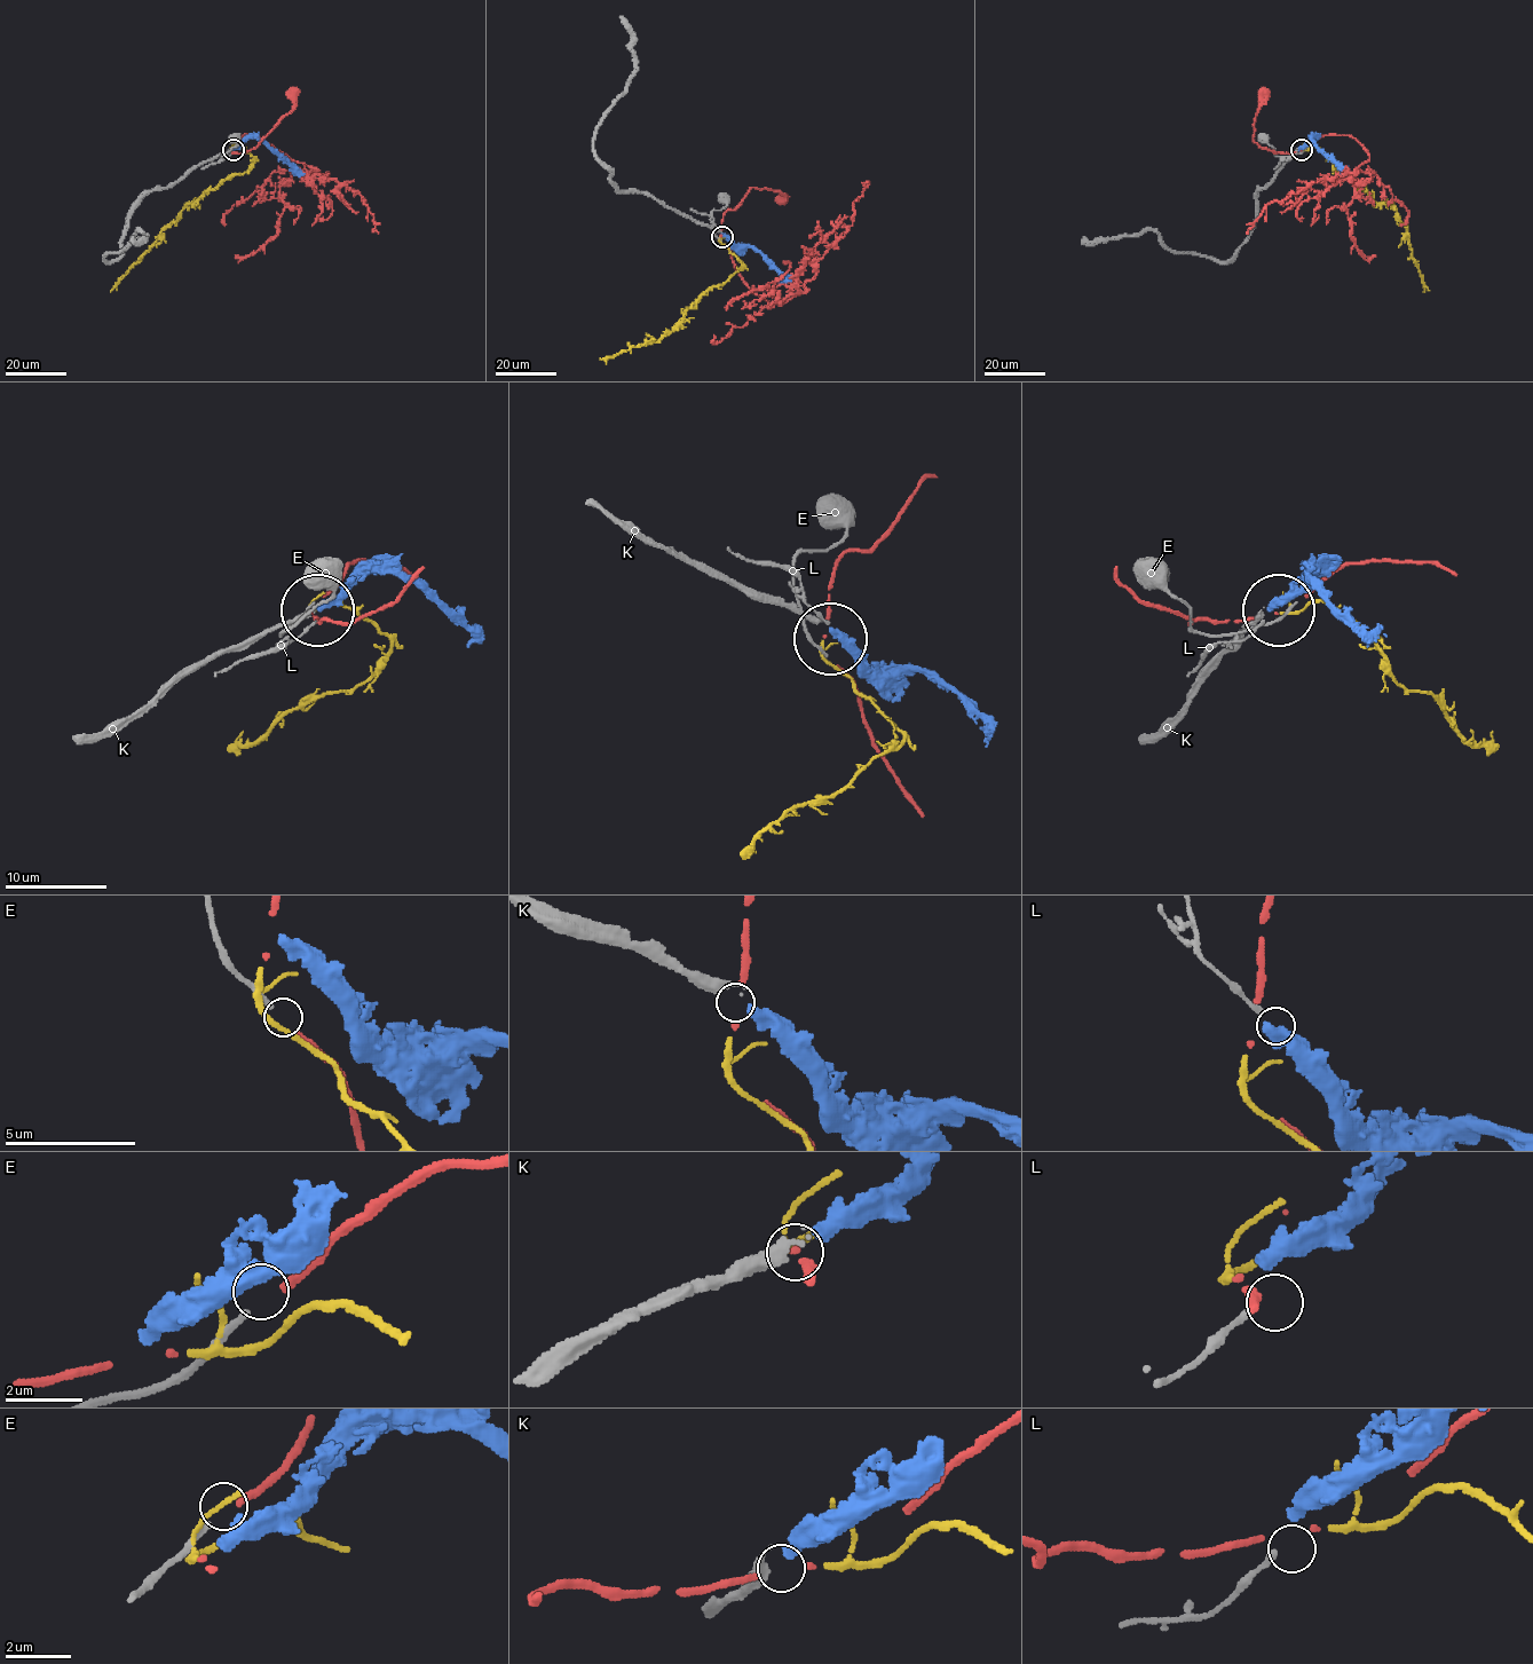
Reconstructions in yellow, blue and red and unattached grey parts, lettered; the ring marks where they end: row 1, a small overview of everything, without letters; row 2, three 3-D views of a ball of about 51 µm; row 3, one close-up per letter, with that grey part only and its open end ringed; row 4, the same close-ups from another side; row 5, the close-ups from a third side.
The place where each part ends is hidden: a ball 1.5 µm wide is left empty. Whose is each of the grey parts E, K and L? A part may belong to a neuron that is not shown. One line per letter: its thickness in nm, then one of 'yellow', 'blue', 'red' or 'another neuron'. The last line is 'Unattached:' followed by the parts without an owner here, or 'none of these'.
E: 180 nm thick; another neuron
K: 400 nm thick; blue
L: 180 nm thick; another neuron
Unattached: E, L

